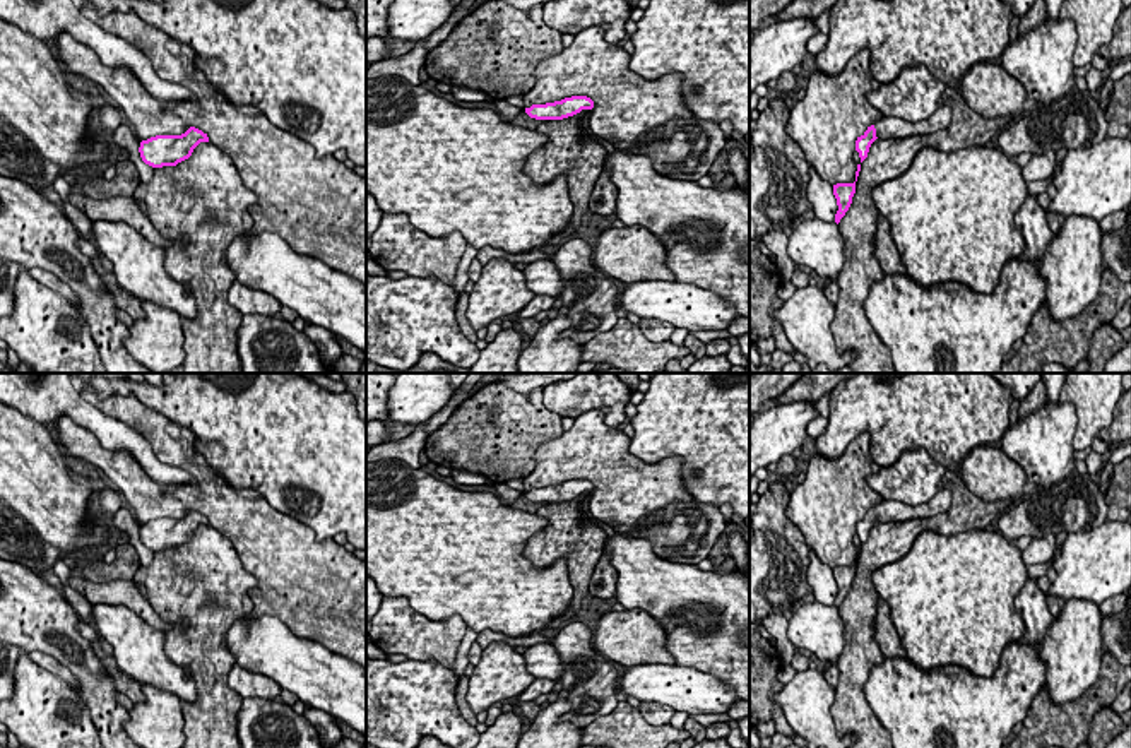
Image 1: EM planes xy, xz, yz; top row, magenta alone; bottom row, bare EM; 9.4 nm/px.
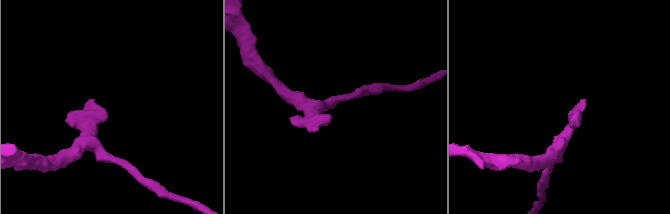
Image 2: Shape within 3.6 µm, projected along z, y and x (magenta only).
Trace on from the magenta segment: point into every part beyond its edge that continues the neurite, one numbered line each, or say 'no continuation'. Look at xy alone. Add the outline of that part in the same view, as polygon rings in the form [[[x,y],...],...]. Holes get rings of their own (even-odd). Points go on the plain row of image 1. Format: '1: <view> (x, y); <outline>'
no continuation

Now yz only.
1: yz (888, 510); [[[943,488],[927,503],[915,505],[915,507],[910,507],[895,500],[885,500],[874,507],[876,520],[878,522],[905,522],[910,519],[927,519],[927,517],[946,512],[951,505],[951,498],[953,498],[951,491]]]

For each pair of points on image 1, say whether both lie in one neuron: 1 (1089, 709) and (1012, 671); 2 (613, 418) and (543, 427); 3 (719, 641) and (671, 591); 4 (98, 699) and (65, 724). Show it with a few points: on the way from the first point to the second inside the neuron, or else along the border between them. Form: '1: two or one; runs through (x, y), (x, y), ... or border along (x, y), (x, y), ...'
1: two; border along (1044, 683), (1020, 721)
2: two; border along (543, 391), (543, 404), (562, 416)
3: one; runs through (728, 618), (726, 605), (693, 598)
4: two; border along (72, 688), (84, 702), (98, 730)

